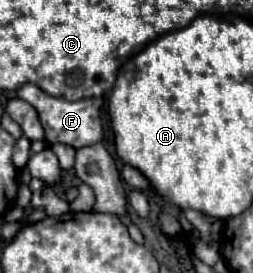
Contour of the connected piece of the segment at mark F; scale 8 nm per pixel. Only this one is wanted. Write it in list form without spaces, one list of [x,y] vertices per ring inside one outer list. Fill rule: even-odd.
[[[26,83],[18,89],[18,97],[28,101],[40,117],[40,123],[44,127],[44,137],[50,145],[54,143],[64,143],[74,149],[98,143],[102,139],[102,121],[100,121],[100,109],[102,109],[102,99],[80,99],[80,101],[66,101],[62,97],[52,97],[44,93],[40,87]]]

